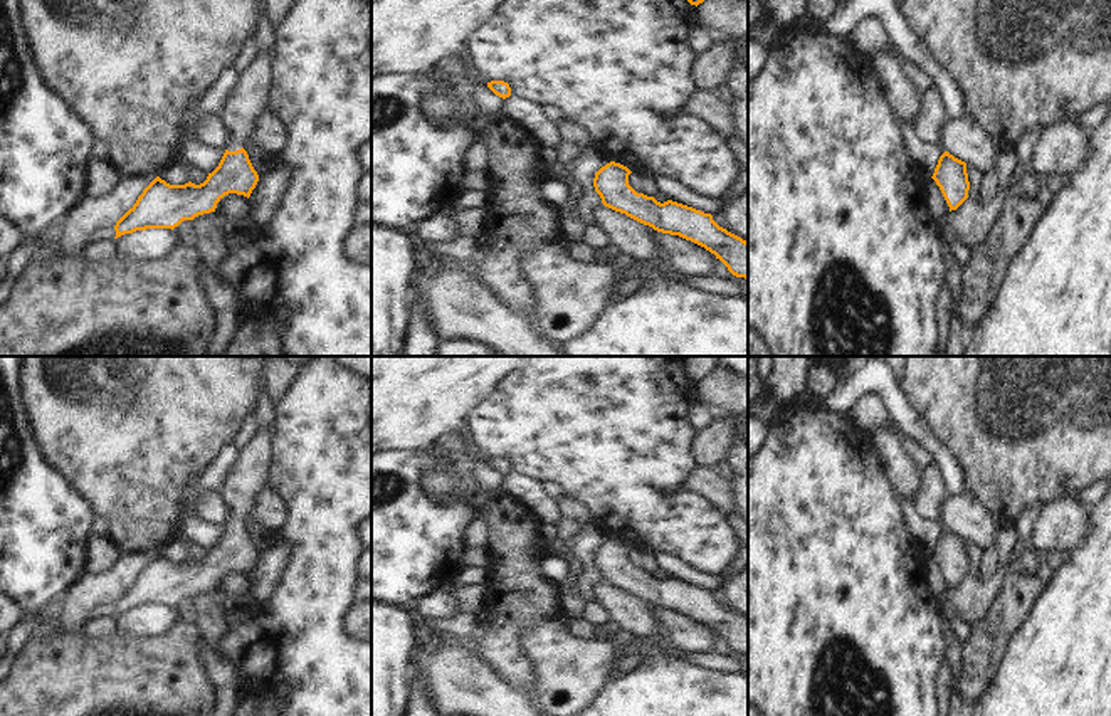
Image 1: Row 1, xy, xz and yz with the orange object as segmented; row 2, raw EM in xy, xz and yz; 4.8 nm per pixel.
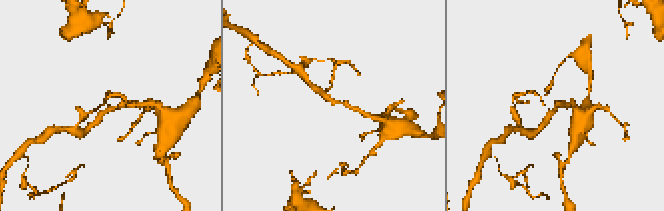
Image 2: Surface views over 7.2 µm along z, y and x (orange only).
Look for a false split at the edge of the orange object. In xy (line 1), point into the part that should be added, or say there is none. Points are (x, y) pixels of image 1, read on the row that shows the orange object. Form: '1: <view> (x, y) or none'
1: xy (247, 100)

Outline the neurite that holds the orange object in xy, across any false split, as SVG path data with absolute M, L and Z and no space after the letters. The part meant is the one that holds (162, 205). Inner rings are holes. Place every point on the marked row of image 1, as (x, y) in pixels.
M259 49L255 57L239 71L219 116L230 138L219 166L200 185L170 185L156 176L136 203L116 222L116 237L146 229L175 229L183 220L215 212L229 193L250 197L259 182L244 145L257 116L267 109L272 79L272 49Z

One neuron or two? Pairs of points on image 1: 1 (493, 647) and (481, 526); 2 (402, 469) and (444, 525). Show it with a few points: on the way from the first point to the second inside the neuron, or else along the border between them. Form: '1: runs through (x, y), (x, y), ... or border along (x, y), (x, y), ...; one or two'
1: border along (473, 510), (478, 510), (486, 518), (488, 545); two
2: runs through (409, 483), (409, 489), (431, 511); one

